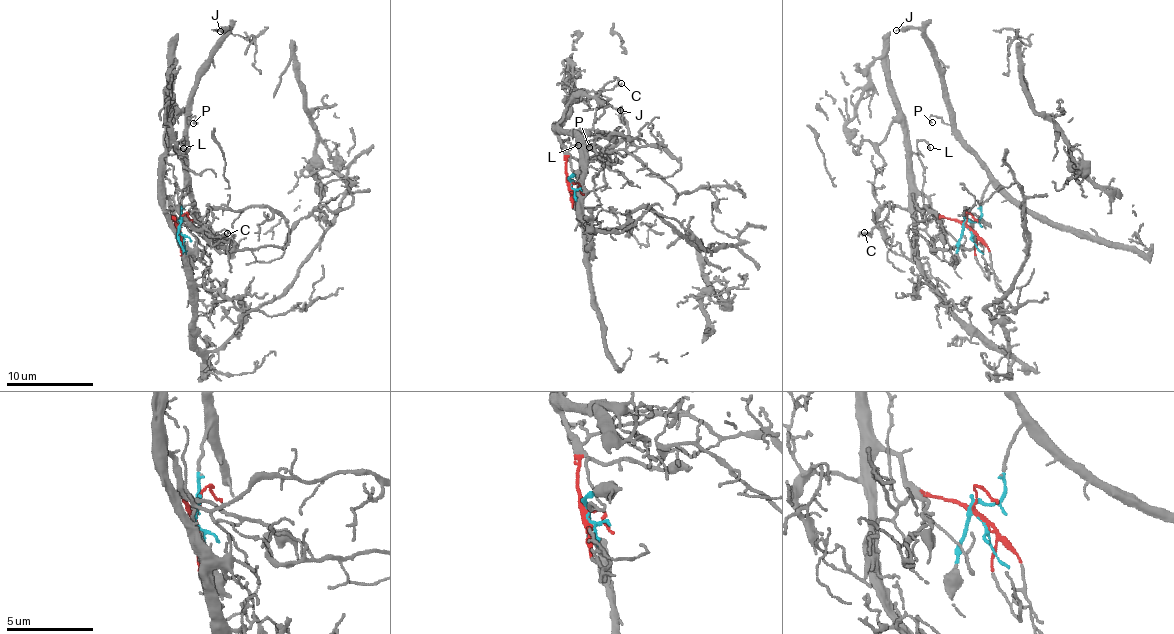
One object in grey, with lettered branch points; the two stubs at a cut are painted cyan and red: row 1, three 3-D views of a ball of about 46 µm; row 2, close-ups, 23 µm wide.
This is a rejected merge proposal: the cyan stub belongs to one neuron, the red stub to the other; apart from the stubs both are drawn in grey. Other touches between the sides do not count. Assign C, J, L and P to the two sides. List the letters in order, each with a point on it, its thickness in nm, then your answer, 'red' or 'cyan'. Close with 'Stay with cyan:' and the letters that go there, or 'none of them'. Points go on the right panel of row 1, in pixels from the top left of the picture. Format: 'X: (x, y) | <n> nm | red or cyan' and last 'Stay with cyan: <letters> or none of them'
C: (864, 232) | 90 nm | red
J: (896, 30) | 280 nm | cyan
L: (930, 147) | 120 nm | red
P: (932, 122) | 150 nm | cyan
Stay with cyan: J, P

